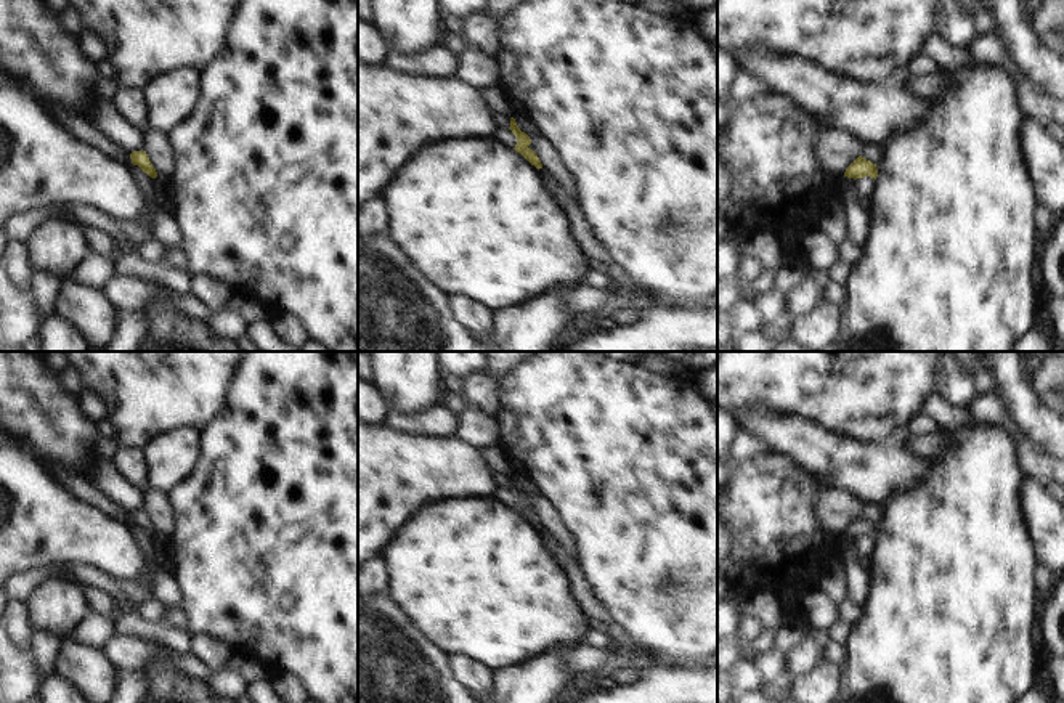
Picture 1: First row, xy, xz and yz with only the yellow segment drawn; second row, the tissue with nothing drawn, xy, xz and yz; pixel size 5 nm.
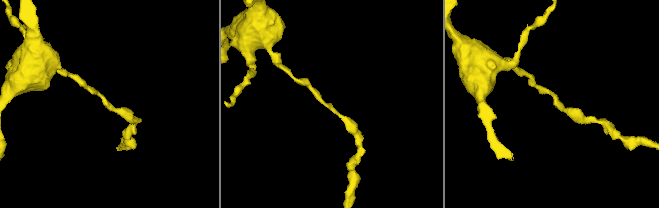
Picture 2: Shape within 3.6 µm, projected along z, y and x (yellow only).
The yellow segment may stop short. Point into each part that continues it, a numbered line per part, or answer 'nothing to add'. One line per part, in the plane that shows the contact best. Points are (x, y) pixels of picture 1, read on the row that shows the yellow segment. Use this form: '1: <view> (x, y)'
nothing to add

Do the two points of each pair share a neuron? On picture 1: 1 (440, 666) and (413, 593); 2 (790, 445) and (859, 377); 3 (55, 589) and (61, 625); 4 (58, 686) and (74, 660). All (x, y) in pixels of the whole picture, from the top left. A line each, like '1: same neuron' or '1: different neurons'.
1: different neurons
2: different neurons
3: same neuron
4: different neurons

